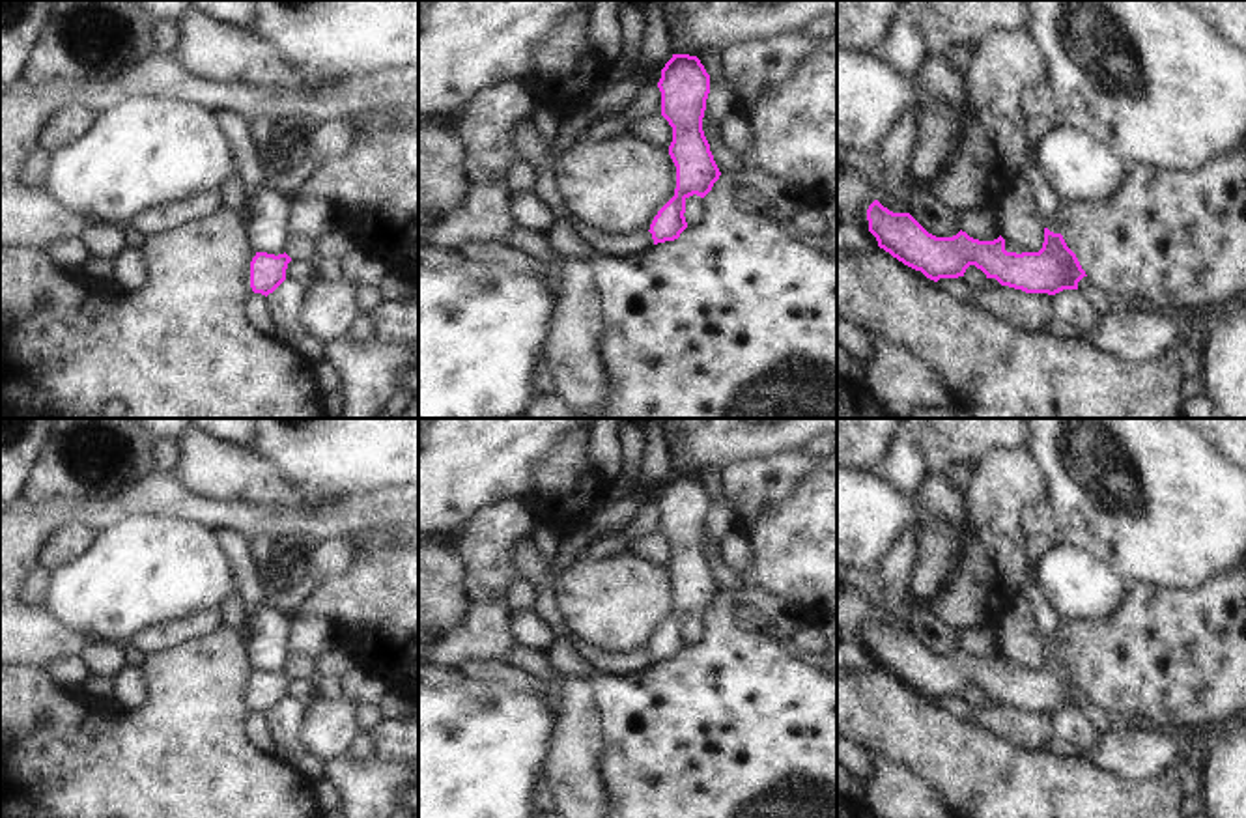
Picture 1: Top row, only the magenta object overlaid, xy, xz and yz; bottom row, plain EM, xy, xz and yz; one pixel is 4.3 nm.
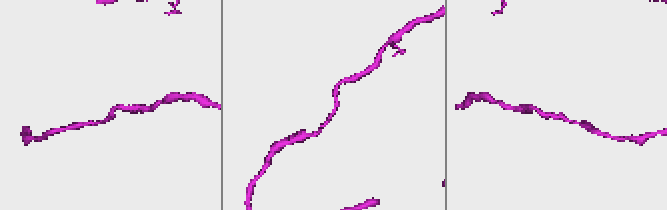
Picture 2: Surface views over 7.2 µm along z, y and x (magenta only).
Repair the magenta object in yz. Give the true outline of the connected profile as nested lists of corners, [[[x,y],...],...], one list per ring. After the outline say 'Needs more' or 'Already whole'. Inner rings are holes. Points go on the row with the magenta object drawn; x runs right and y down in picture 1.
[[[1029,151],[1020,177],[1033,190],[1046,226],[1039,252],[1007,252],[1001,235],[994,241],[979,241],[960,230],[953,237],[936,237],[910,213],[893,213],[878,200],[867,209],[869,232],[880,248],[934,282],[964,276],[966,269],[975,265],[986,278],[1026,293],[1055,295],[1063,289],[1078,289],[1078,282],[1087,275],[1059,233],[1061,202],[1041,172],[1035,153]]]. Needs more

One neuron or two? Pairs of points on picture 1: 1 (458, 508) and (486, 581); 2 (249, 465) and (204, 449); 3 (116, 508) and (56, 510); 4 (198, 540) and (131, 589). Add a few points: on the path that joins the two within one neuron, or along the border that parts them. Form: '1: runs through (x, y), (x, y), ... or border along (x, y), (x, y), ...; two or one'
1: border along (503, 503), (481, 510), (451, 540); two
2: runs through (238, 465), (221, 465), (215, 460); one
3: runs through (101, 510), (71, 510); one
4: runs through (182, 557), (169, 570), (148, 572); one

